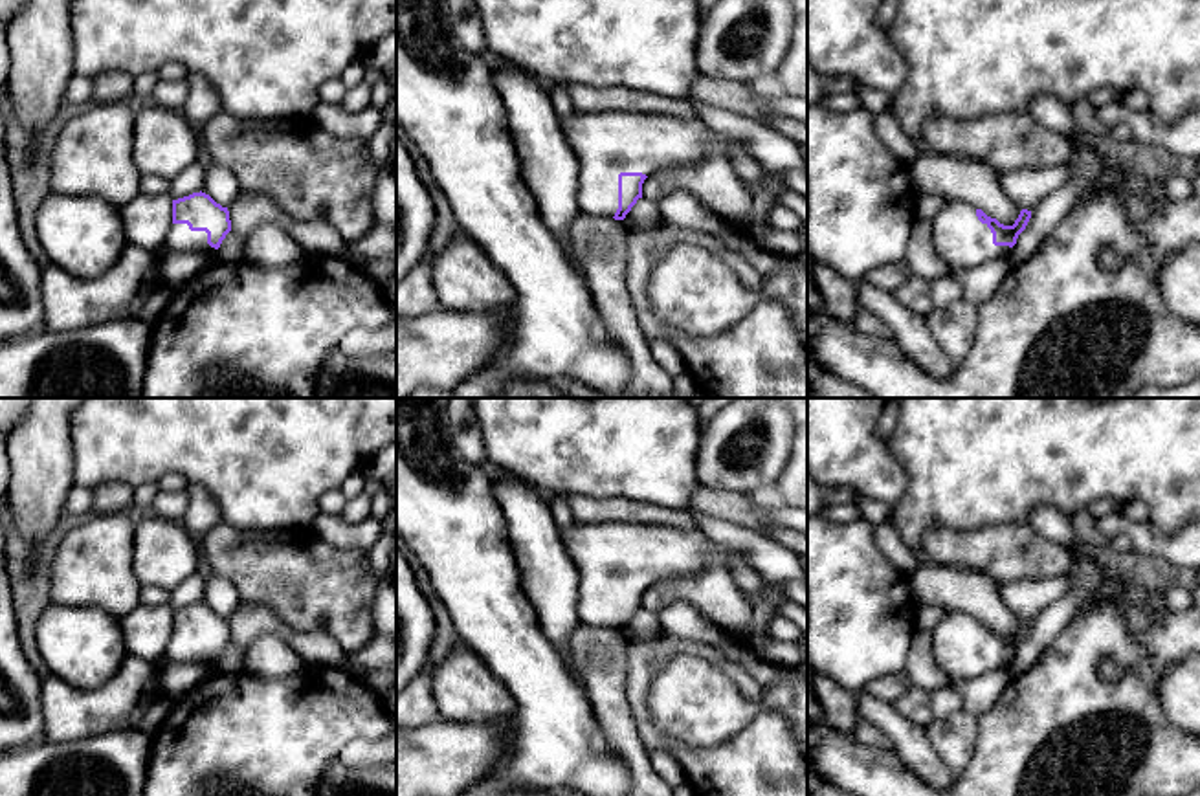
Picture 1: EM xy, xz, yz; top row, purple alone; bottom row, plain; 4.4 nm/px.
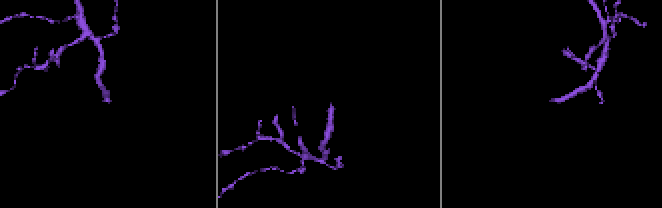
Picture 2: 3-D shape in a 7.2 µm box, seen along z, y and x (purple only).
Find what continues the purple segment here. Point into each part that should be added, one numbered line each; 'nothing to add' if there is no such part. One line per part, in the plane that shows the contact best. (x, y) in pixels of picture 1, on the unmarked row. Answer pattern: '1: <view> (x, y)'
1: xz (606, 552)

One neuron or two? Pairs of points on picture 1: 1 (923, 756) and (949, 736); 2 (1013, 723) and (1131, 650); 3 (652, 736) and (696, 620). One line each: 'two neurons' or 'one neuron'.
1: two neurons
2: one neuron
3: two neurons

